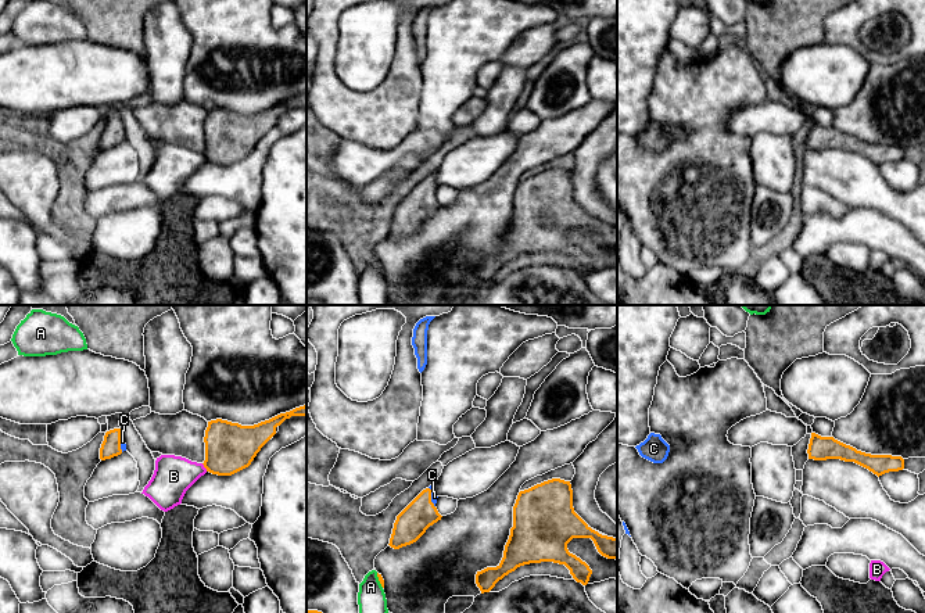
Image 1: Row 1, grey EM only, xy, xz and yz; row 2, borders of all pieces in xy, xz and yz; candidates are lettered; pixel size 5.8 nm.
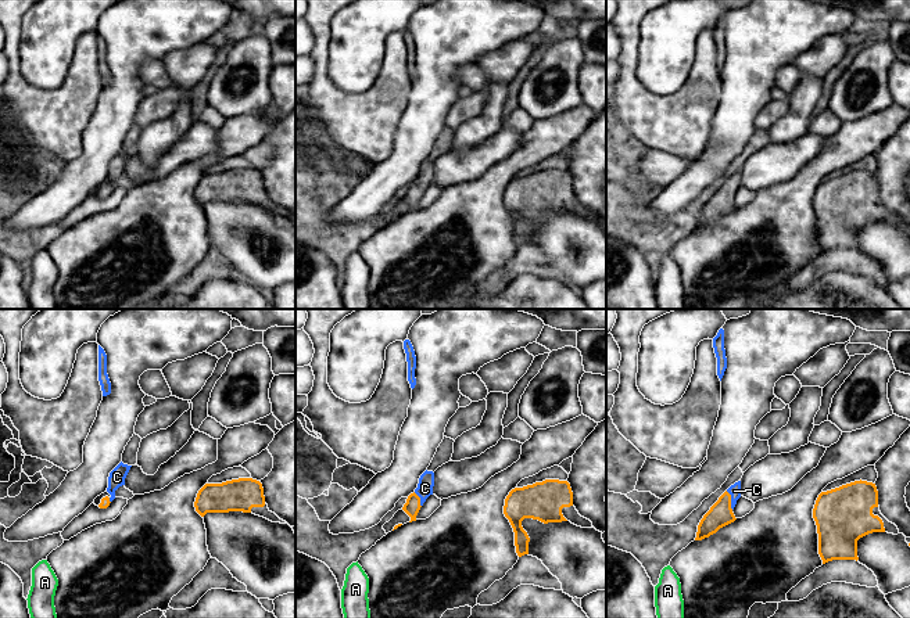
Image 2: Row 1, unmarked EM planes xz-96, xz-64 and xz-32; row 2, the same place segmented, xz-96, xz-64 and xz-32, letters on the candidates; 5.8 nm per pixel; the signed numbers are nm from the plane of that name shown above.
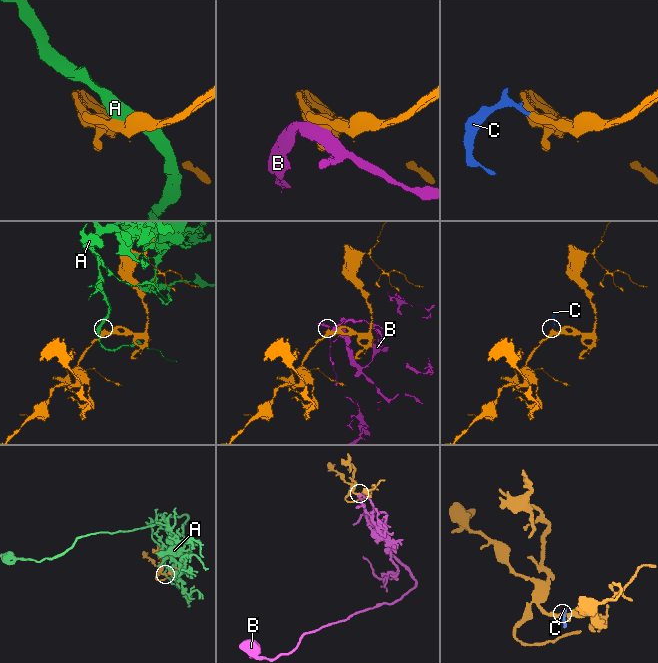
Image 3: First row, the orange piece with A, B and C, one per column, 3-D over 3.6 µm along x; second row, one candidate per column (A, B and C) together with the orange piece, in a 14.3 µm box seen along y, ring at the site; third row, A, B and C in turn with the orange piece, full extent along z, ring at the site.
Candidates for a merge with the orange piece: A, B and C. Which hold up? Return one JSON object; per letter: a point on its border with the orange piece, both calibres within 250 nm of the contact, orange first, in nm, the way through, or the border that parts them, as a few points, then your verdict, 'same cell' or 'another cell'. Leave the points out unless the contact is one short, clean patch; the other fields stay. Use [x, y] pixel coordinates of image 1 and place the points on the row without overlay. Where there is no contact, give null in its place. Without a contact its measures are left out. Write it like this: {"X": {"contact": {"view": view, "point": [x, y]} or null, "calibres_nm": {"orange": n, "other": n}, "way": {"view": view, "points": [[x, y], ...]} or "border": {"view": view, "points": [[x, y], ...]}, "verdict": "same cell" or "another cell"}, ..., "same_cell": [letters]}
{"A": {"contact": {"view": "xz", "point": [379, 269]}, "calibres_nm": {"orange": 30, "other": 160}, "border": {"view": "xz", "points": [[376, 262], [383, 276]]}, "verdict": "another cell"}, "B": {"contact": {"view": "xy", "point": [204, 156]}, "calibres_nm": {"orange": 280, "other": 220}, "verdict": "another cell"}, "C": {"contact": {"view": "xz", "point": [430, 186]}, "calibres_nm": {"orange": 180, "other": 40}, "way": {"view": "xz", "points": [[420, 203], [430, 186], [434, 186]]}, "verdict": "same cell"}, "same_cell": ["C"]}

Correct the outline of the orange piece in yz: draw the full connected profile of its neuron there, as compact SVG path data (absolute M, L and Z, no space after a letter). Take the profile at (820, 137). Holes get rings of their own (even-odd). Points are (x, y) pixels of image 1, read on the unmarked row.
M811 122L807 143L809 148L814 150L840 148L854 151L878 166L889 161L904 158L904 148L901 146L865 143L833 126L821 126L815 122Z

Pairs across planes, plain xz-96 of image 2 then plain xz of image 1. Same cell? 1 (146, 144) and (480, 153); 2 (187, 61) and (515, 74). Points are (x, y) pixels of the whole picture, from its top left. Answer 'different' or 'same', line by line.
1: different
2: different

